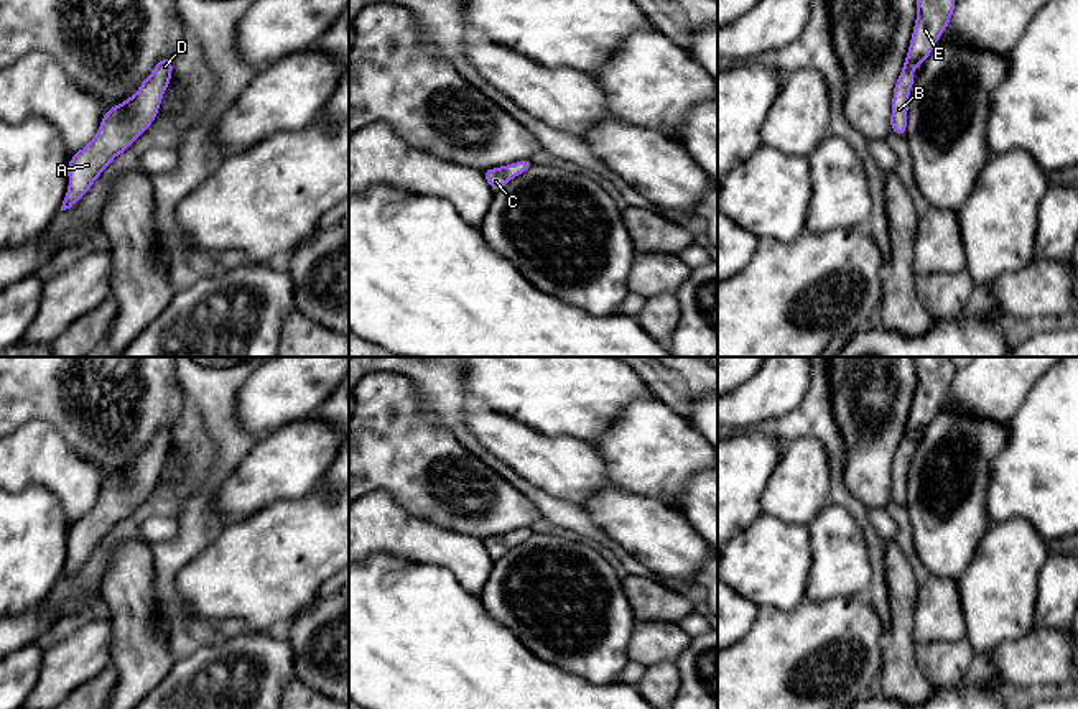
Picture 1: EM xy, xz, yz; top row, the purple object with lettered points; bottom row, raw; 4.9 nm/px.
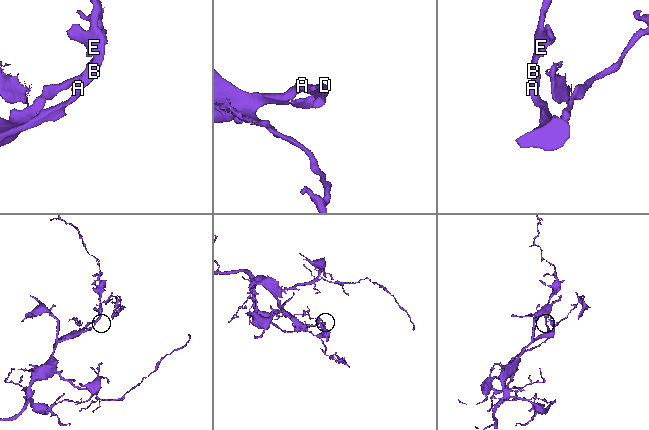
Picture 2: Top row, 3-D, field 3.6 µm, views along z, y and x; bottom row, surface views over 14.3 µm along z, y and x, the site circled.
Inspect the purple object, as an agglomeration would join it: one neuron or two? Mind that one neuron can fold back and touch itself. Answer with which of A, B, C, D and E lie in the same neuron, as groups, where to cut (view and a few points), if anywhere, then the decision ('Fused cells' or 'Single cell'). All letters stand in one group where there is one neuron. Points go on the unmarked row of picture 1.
Groups: A B C D E. No split. Single cell

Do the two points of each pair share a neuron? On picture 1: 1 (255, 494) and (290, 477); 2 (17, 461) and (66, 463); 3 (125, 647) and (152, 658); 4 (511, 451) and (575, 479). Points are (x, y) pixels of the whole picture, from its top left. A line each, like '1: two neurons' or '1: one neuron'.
1: one neuron
2: one neuron
3: one neuron
4: one neuron

